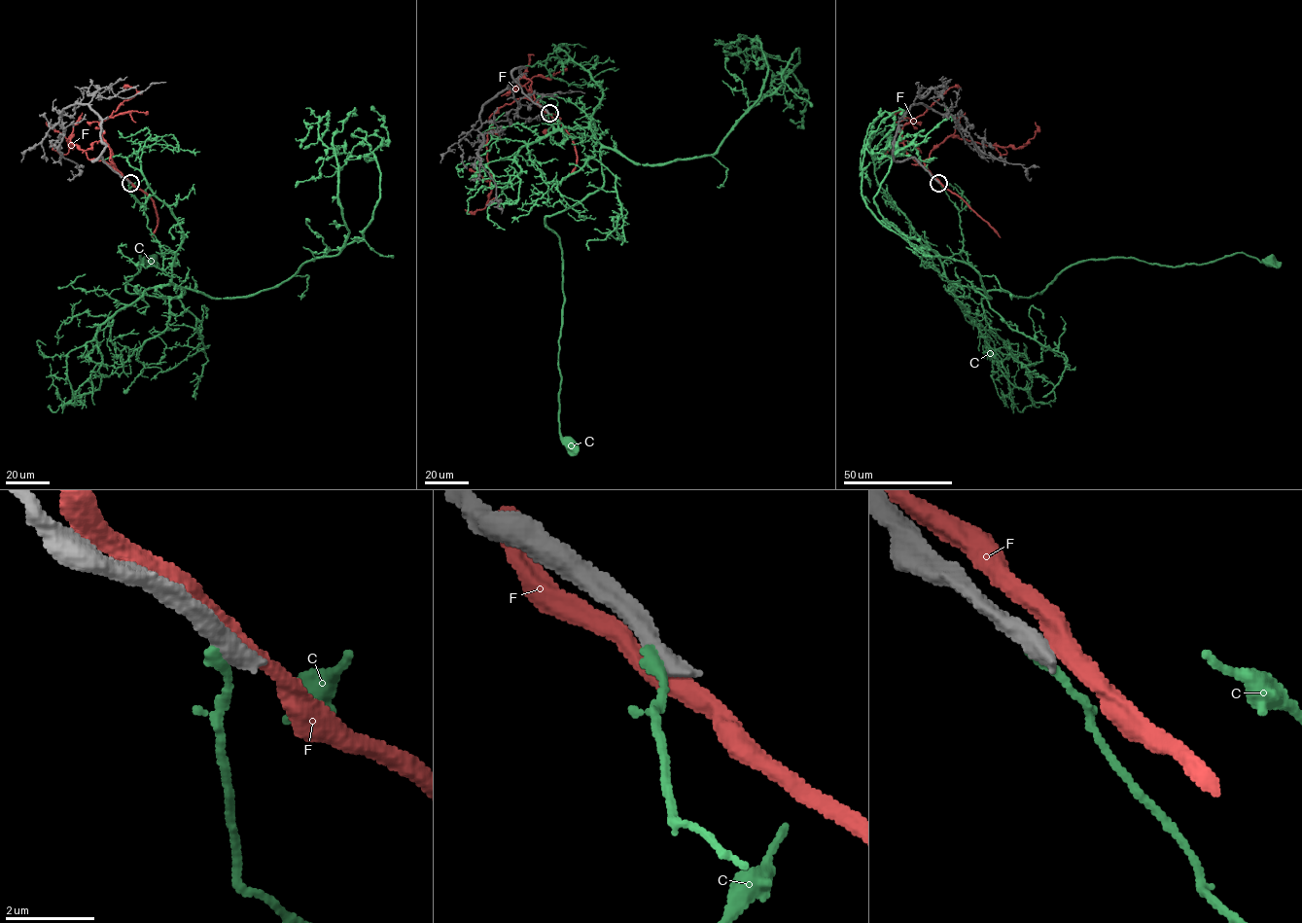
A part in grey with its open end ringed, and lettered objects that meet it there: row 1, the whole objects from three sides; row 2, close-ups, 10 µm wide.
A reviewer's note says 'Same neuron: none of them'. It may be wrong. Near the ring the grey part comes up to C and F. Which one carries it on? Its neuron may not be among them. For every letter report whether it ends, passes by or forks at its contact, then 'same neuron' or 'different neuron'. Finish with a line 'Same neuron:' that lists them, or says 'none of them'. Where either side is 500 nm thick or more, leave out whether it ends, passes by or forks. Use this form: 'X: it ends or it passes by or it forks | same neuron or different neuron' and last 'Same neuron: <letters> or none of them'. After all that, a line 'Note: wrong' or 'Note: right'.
C: different neuron
F: different neuron
Same neuron: none of them
Note: right

